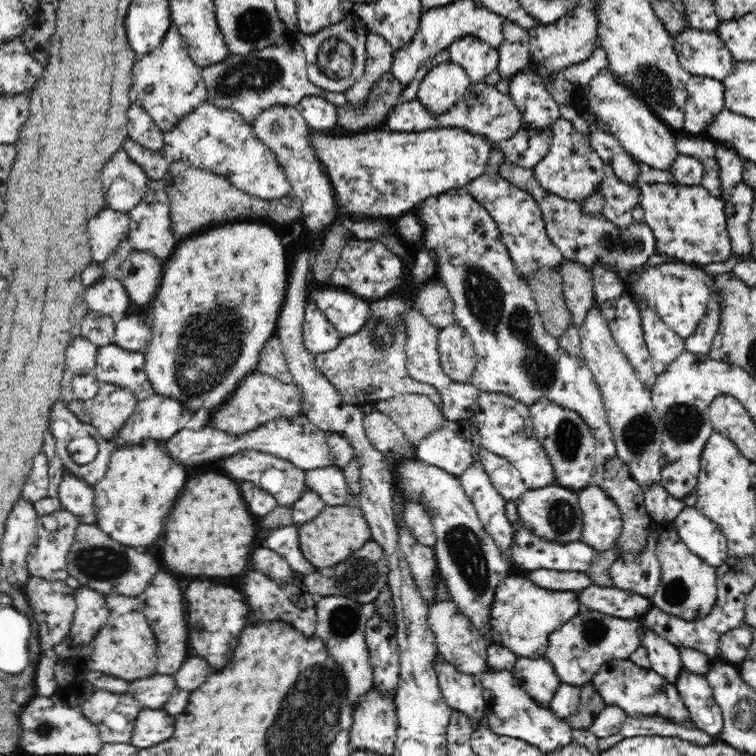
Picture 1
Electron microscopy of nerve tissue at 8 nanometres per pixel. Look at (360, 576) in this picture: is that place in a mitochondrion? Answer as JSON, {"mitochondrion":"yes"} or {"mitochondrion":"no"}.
{"mitochondrion":"yes"}

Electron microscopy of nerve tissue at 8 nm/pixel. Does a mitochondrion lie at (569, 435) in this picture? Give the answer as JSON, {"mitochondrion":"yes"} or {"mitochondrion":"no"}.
{"mitochondrion":"yes"}

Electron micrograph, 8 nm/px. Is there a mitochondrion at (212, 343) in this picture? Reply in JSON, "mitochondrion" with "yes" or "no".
{"mitochondrion":"yes"}

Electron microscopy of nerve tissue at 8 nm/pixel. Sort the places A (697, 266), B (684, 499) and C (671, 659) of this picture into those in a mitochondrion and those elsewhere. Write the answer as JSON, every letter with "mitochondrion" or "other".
{"A":"other","B":"other","C":"other"}

